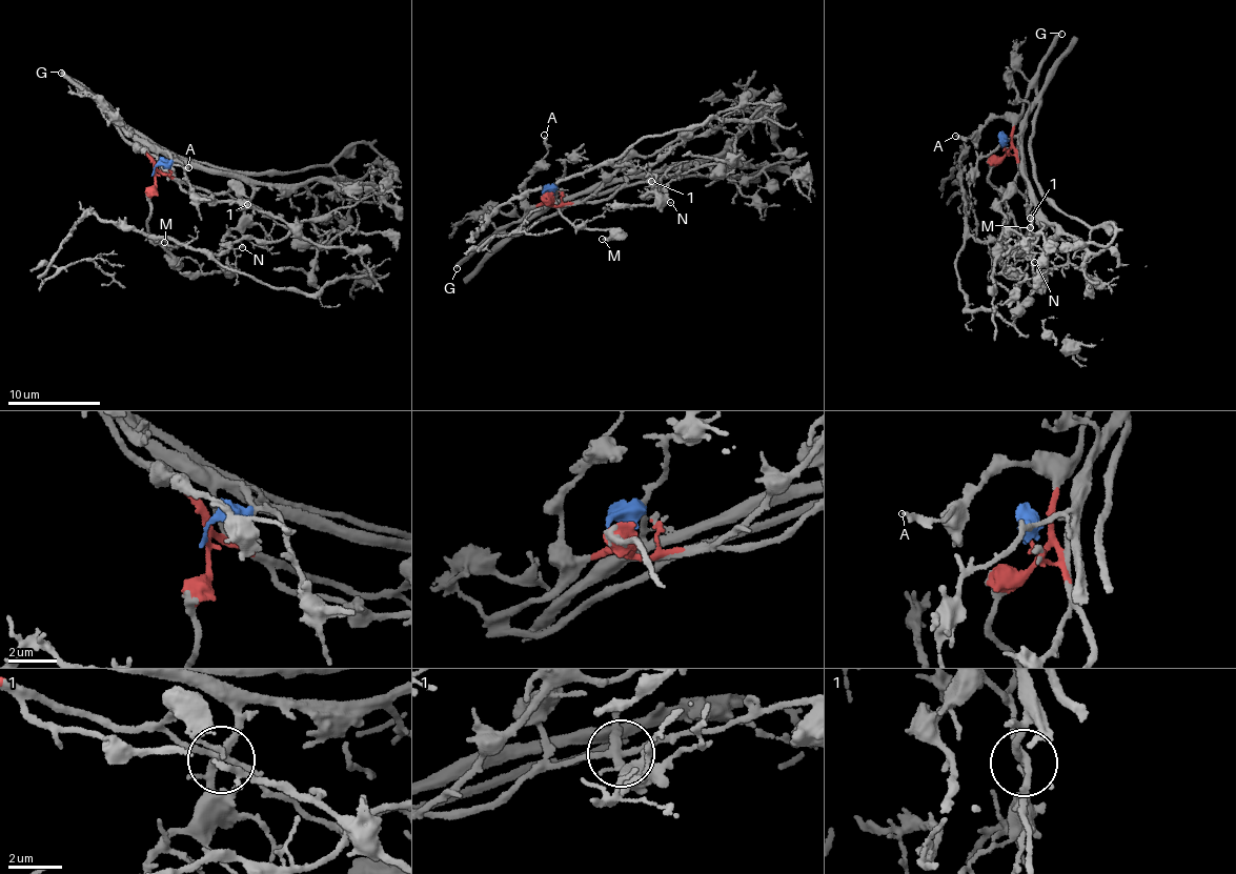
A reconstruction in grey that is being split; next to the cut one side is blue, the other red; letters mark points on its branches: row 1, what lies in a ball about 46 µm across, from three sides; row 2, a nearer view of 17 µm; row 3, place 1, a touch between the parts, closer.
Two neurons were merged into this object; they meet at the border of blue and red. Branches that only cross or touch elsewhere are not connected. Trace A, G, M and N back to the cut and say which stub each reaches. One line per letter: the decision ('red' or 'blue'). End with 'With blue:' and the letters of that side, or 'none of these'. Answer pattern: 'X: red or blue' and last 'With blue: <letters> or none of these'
A: red
G: red
M: red
N: blue
With blue: N

